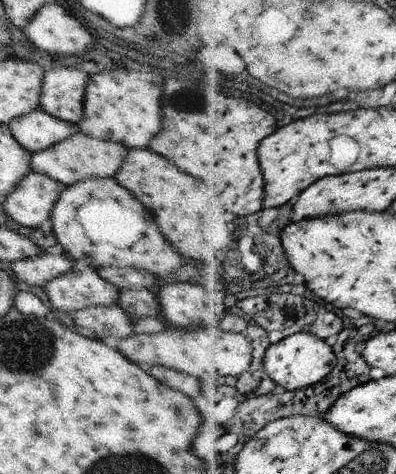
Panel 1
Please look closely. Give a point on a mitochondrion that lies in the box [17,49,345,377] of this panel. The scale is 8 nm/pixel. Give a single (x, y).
(186, 101)

